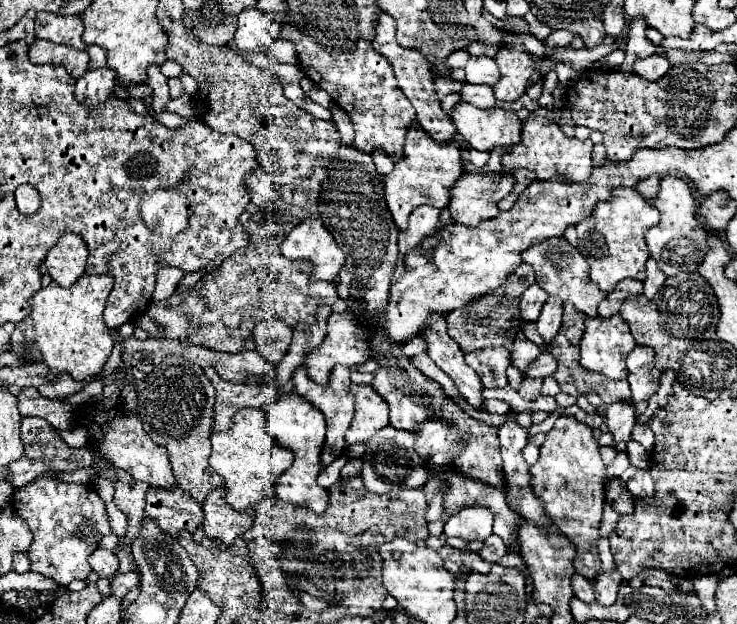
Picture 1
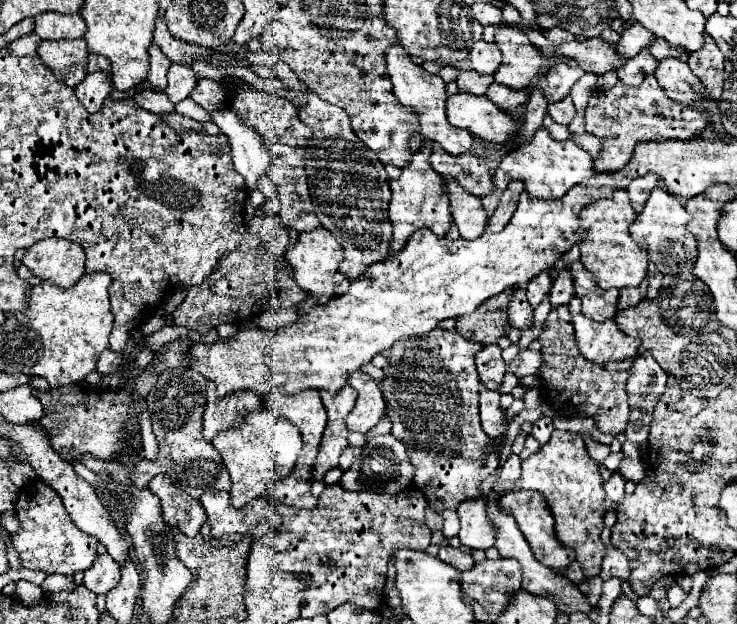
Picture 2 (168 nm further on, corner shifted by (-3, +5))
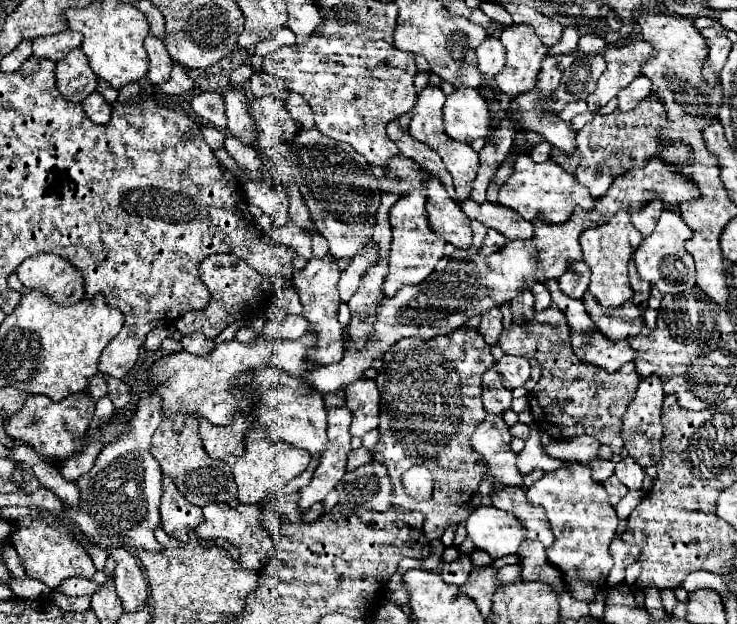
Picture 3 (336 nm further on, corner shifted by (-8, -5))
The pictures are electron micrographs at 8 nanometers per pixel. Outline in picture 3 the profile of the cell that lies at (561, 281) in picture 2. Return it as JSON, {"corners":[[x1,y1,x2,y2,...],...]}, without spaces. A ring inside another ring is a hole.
{"corners":[[569,261,567,271,559,277,559,287,565,295,581,299,589,285,589,267,585,261]]}

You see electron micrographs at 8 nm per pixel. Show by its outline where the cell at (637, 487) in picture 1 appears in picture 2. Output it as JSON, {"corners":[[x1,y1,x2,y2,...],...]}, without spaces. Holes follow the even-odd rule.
{"corners":[[626,441,622,445,622,451,624,451,624,461,620,463,618,471,624,479,628,481,634,481,634,483,640,483,644,479,644,463,642,463,642,455,640,455,640,447,632,441]]}

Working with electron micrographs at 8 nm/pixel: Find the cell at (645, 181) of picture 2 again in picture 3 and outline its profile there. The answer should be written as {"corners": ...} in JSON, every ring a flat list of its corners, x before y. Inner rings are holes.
{"corners":[[651,201,649,205,645,205,643,209,639,211,633,211,631,213,631,221,635,225,635,229,643,235,643,237,649,237,657,225,657,219,661,215,661,211,665,209,665,205,661,201]]}

